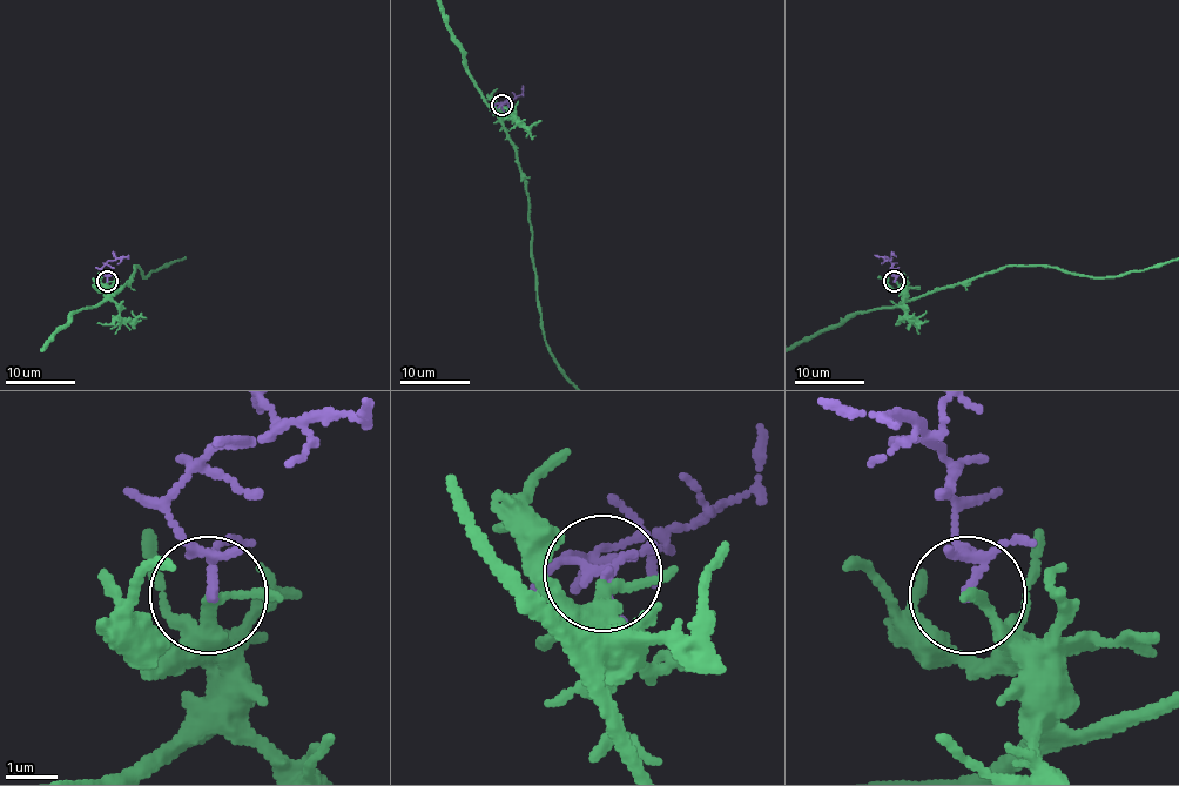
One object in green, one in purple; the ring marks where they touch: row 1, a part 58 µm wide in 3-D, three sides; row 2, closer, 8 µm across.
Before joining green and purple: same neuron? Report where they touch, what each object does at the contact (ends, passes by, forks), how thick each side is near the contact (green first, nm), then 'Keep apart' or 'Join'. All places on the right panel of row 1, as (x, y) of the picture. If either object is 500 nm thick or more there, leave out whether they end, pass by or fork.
Place: (894, 281). At the ring green passes by. At the ring purple forks. Thickness 170 nm (green) against 120 nm. Keep apart

